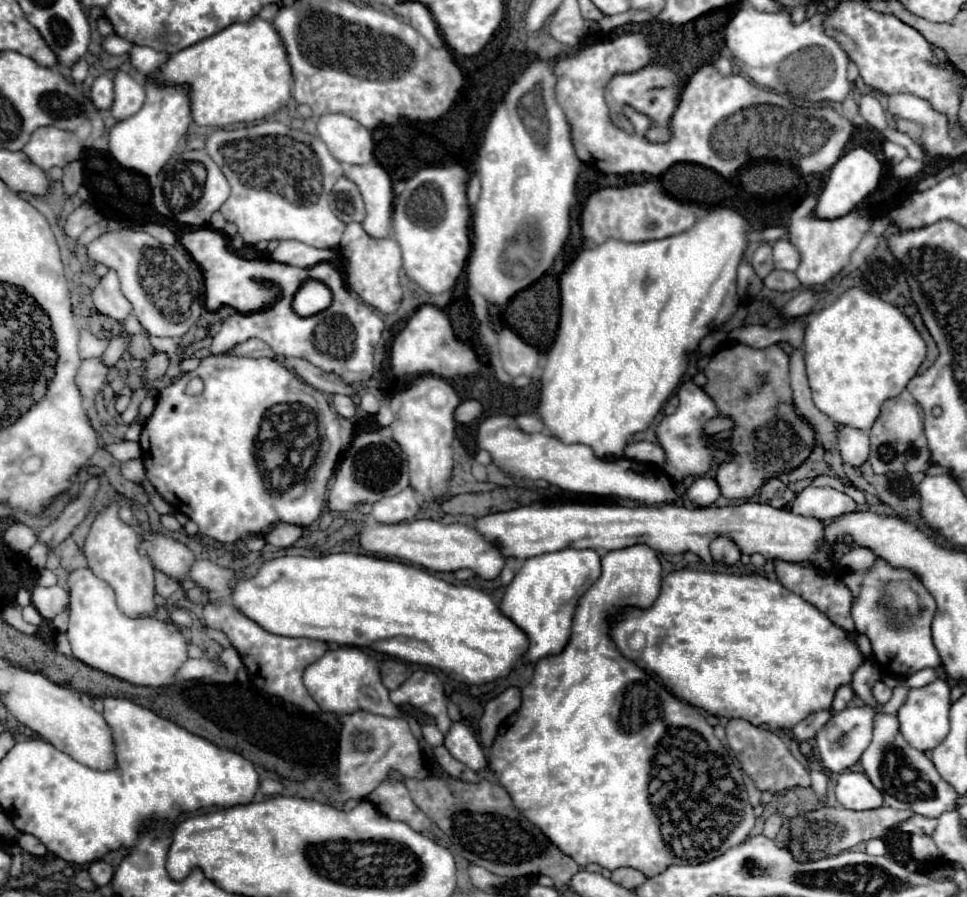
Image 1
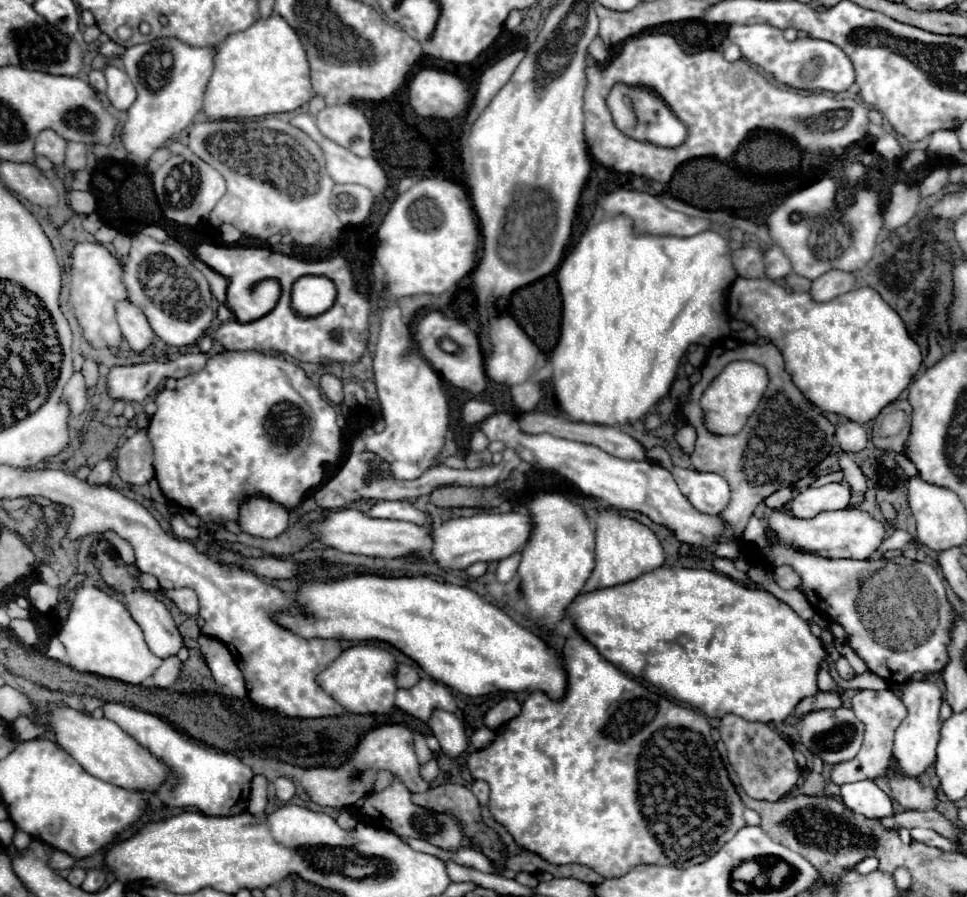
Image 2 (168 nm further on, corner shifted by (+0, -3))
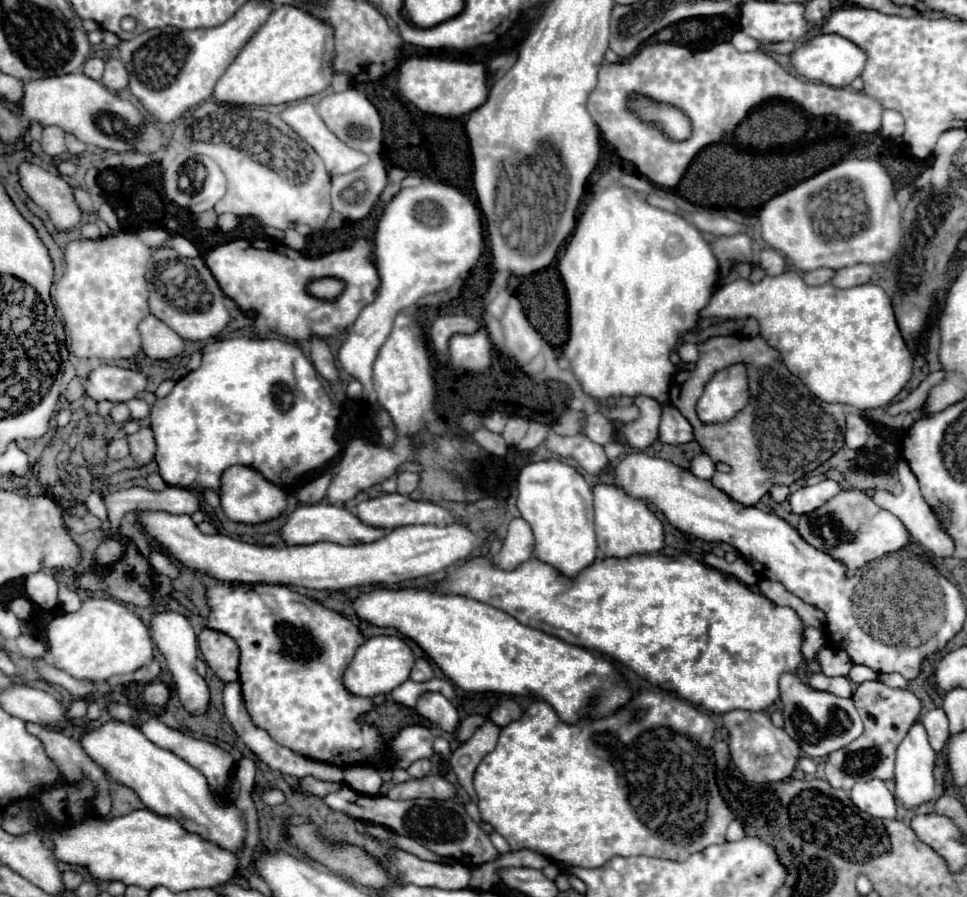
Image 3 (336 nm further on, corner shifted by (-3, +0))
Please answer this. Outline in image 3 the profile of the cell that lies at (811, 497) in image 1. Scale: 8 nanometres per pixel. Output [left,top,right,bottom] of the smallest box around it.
[788,479,842,513]

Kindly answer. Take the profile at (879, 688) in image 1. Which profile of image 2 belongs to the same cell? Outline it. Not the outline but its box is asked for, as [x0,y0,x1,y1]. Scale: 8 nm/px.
[831,690,907,784]

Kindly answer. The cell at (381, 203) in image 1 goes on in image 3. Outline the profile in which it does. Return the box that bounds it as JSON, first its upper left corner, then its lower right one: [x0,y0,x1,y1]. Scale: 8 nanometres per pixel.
[280,103,368,175]

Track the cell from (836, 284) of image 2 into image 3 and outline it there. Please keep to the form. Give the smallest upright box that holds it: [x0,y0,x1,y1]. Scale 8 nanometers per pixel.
[830,265,874,289]

